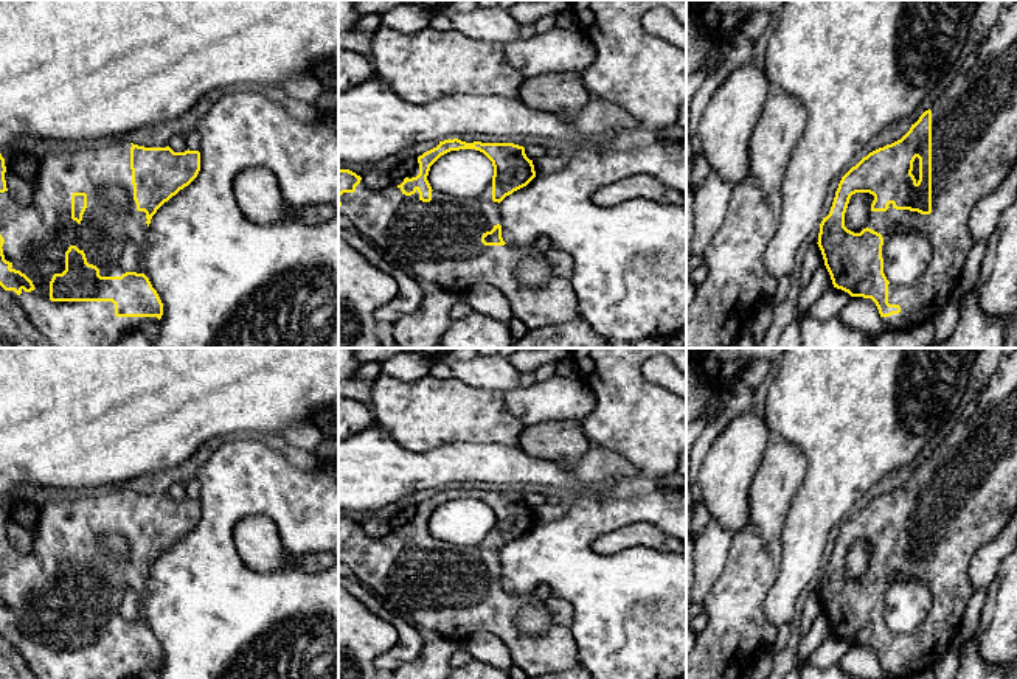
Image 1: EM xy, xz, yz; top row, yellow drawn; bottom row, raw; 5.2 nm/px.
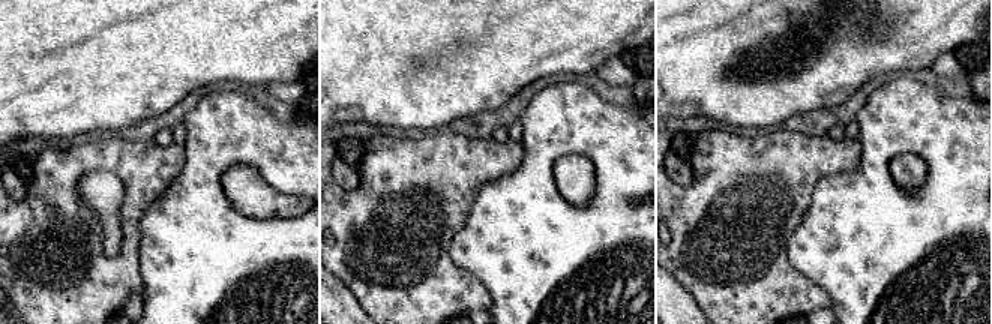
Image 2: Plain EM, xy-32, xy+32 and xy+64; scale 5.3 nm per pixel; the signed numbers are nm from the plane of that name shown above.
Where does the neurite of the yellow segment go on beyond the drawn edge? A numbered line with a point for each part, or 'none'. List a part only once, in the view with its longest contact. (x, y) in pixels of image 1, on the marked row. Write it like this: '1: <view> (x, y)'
1: xy (36, 236)

